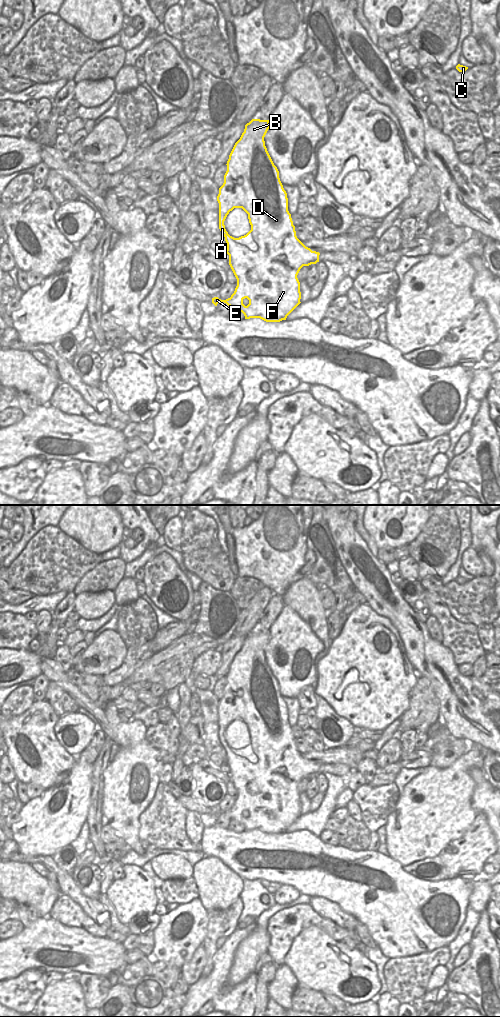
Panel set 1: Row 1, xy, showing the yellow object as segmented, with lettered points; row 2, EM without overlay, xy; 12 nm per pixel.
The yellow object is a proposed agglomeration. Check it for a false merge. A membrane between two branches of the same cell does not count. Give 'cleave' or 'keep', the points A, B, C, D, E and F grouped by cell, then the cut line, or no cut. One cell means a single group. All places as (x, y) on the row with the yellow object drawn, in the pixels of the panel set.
keep; A B C D E F; no cut

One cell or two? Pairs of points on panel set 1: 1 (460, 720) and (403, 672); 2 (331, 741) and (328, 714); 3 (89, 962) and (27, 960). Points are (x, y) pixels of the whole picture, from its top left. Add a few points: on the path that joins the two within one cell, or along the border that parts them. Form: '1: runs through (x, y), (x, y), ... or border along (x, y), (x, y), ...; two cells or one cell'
1: border along (405, 655), (411, 667), (420, 675); two cells
2: runs through (324, 736), (320, 729), (321, 720); one cell
3: runs through (74, 953), (42, 952); one cell

